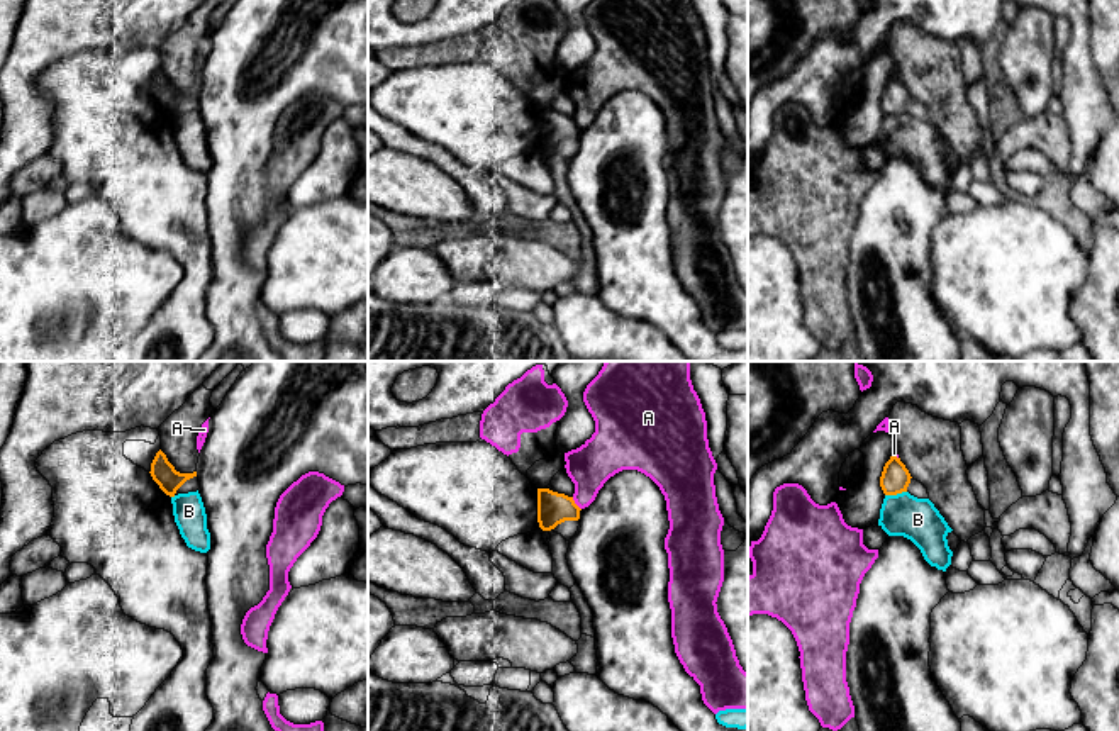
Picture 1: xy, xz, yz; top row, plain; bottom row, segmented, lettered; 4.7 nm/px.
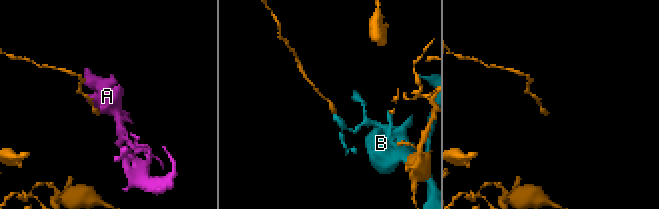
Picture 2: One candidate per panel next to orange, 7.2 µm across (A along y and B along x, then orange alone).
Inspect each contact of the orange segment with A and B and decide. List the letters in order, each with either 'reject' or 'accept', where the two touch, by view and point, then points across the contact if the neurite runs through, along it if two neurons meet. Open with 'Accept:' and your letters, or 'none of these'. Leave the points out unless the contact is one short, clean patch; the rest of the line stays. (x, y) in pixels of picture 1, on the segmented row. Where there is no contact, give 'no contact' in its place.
Accept: none of these
A: reject; contact xz (575, 504); border xz (572, 497), (580, 509)
B: reject; contact yz (896, 494); border yz (906, 491), (885, 496)

